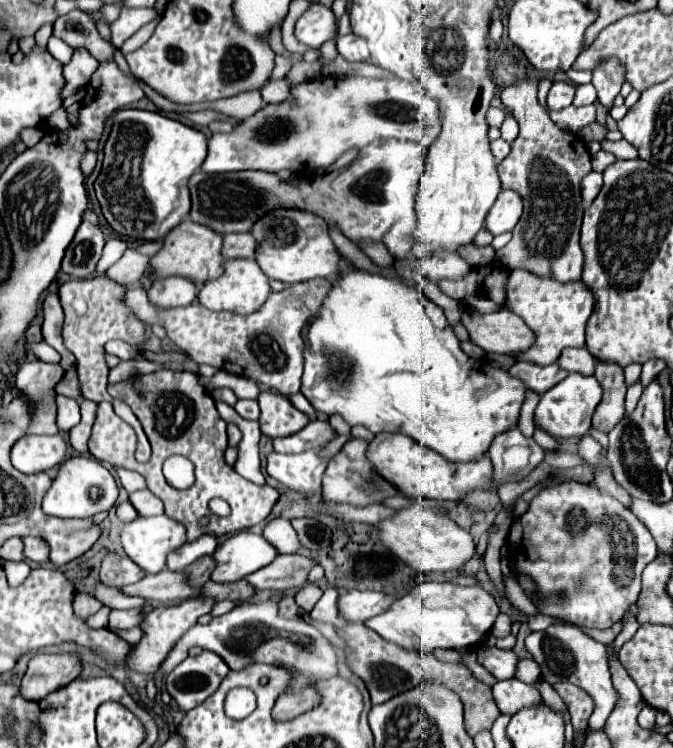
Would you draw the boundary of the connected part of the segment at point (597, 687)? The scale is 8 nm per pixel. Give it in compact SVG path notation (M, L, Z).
M555 623L551 627L547 627L543 633L545 633L545 637L541 637L541 643L525 643L527 651L541 667L541 677L549 683L567 681L567 683L573 683L573 685L585 689L595 701L595 711L589 717L589 729L593 729L593 731L601 729L617 701L617 693L611 683L607 647L597 643L595 639L585 635L577 625L571 625L571 623Z

